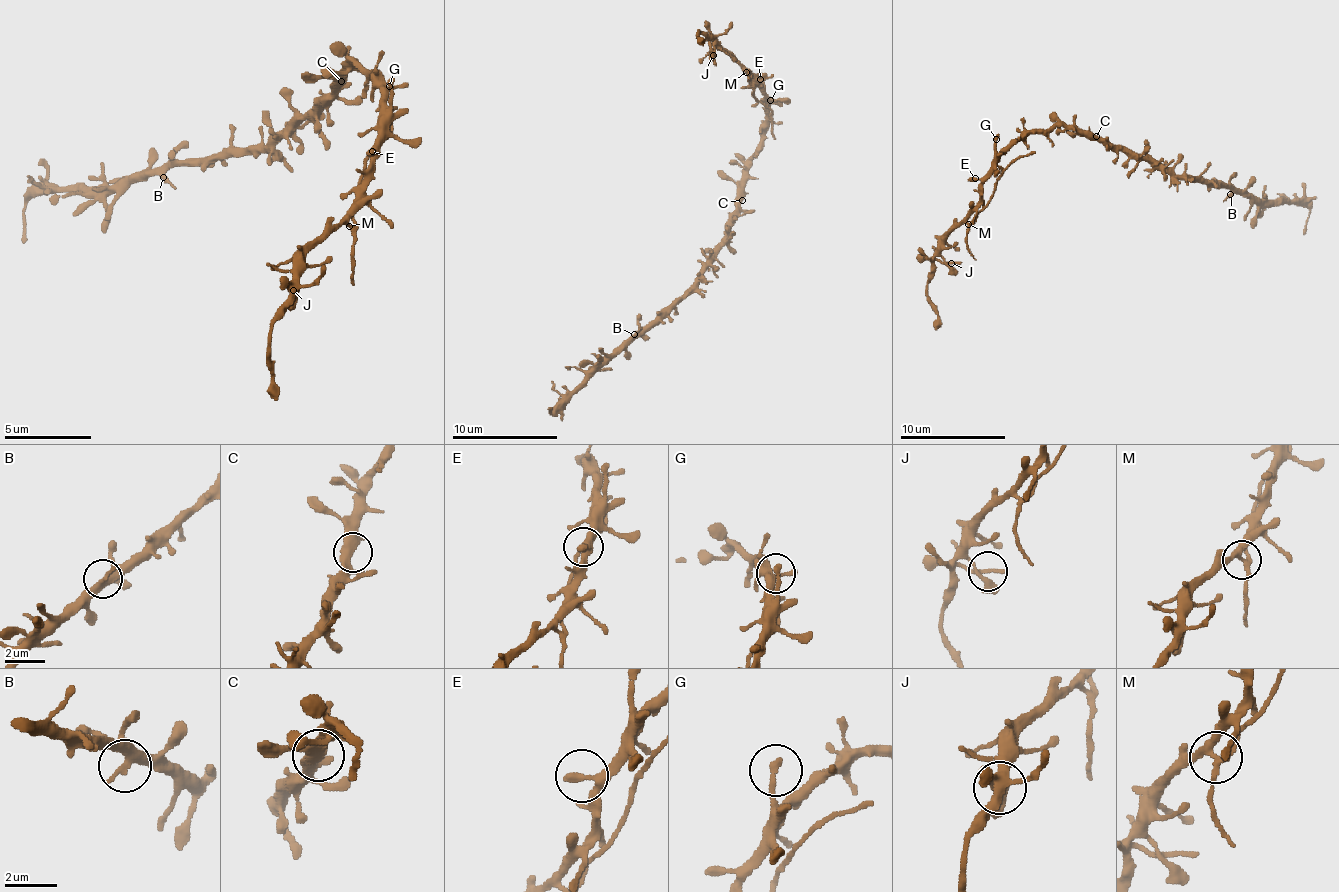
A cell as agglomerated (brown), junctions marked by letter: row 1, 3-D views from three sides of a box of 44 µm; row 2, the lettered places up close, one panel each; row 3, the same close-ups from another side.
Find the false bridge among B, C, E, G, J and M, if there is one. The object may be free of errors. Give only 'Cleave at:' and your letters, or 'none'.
Cleave at: M

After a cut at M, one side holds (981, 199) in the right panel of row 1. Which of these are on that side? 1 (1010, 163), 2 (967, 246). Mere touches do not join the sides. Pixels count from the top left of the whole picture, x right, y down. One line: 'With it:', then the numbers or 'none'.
With it: none

